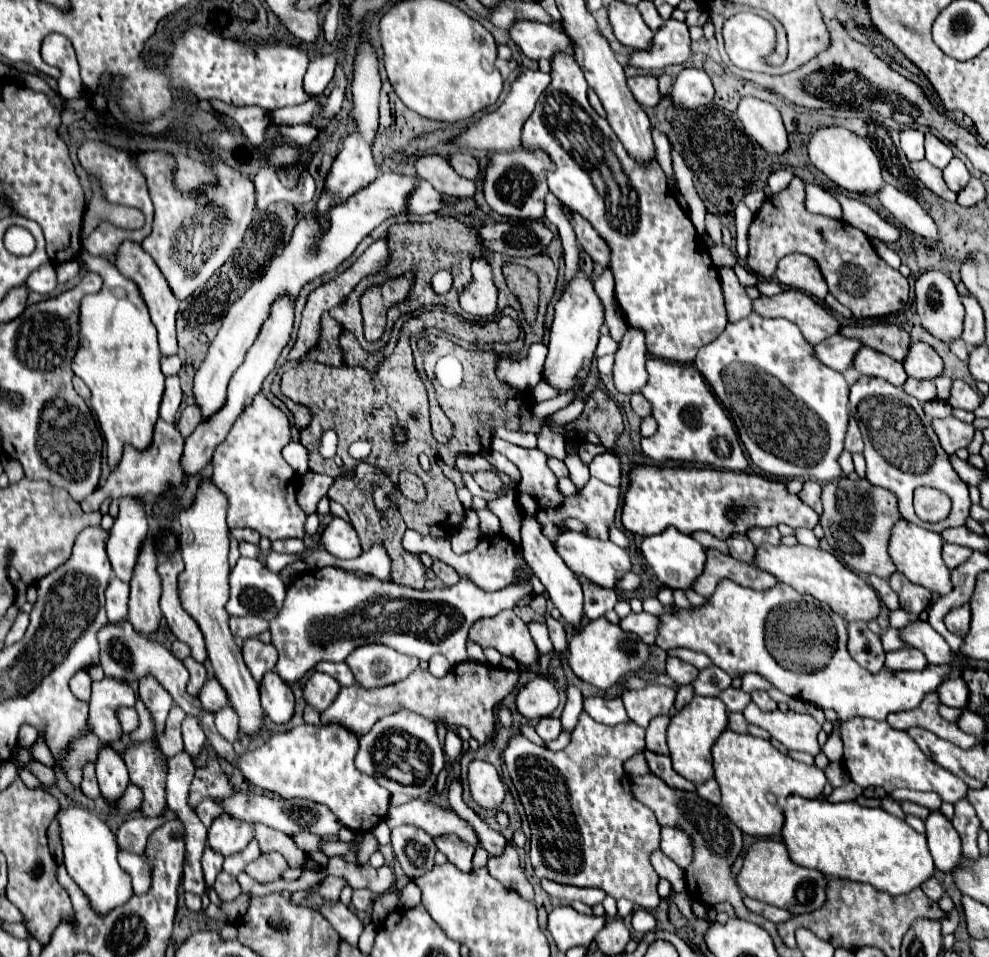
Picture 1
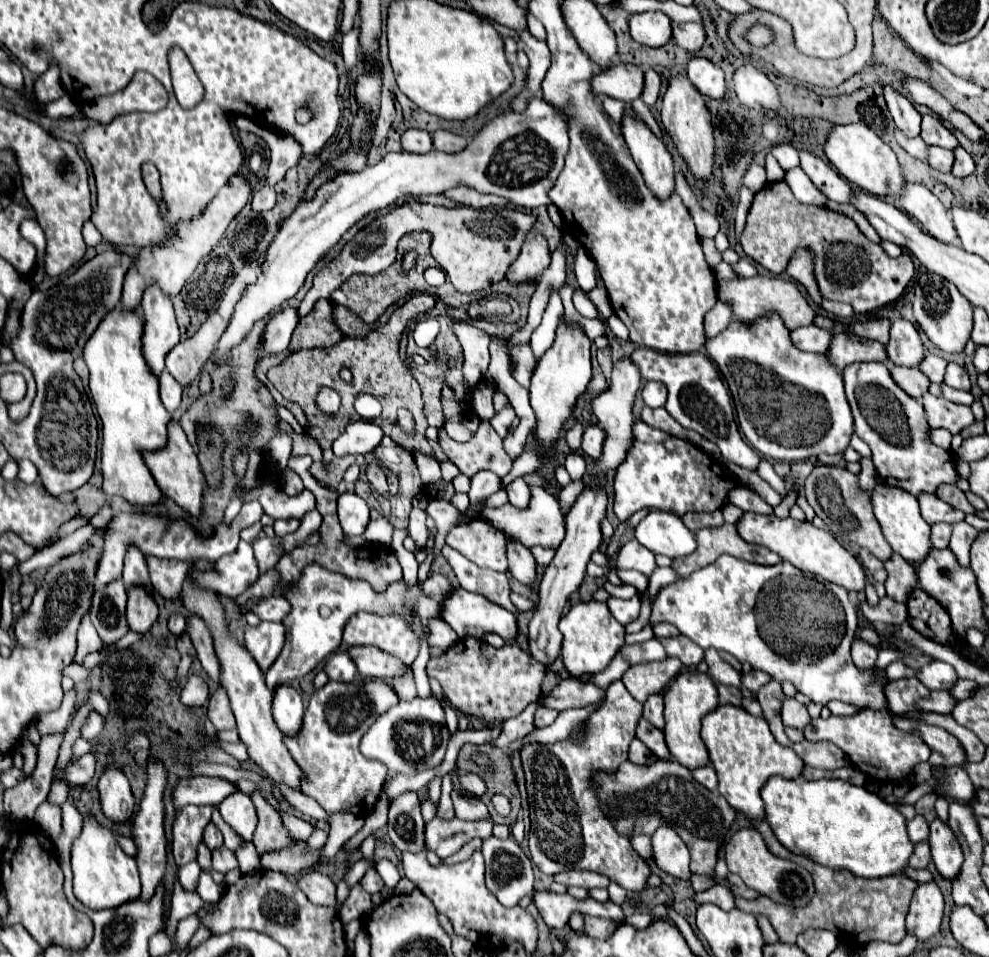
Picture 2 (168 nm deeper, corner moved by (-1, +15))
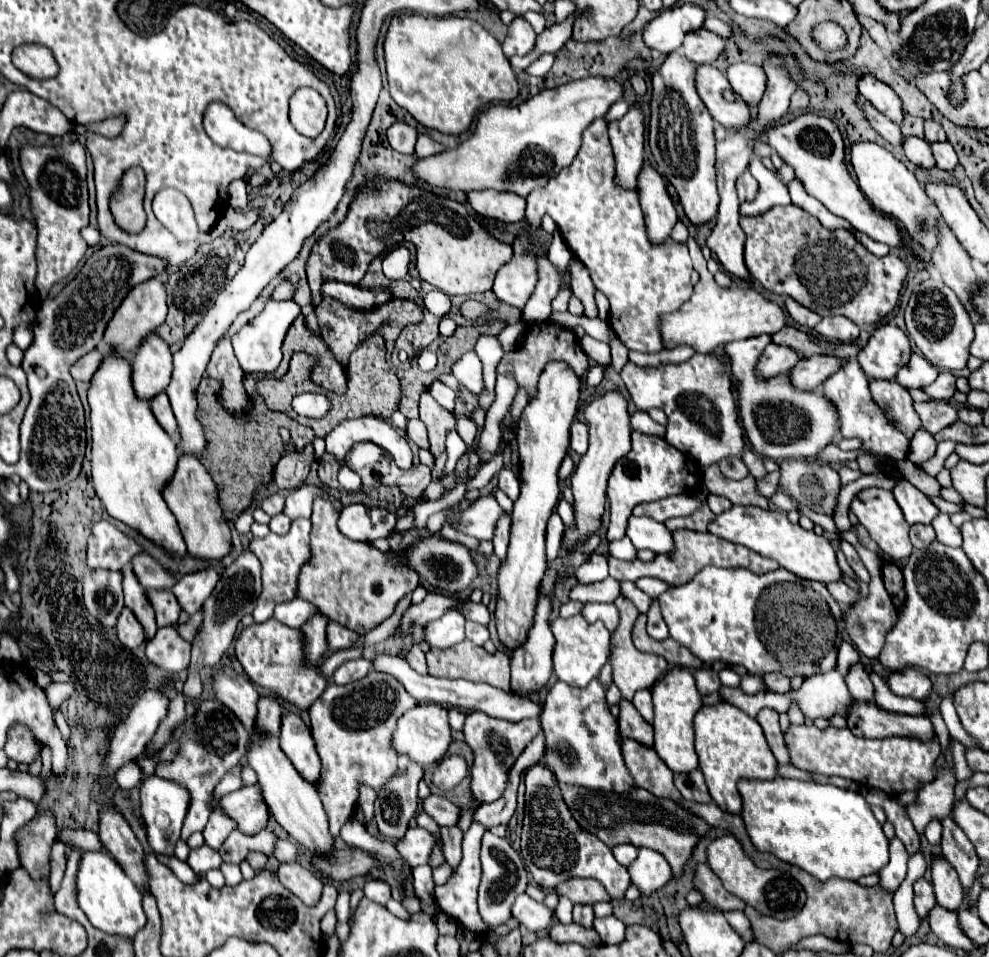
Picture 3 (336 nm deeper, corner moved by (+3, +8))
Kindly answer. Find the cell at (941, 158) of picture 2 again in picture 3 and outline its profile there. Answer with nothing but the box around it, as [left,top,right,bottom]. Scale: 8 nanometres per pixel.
[902,136,934,168]

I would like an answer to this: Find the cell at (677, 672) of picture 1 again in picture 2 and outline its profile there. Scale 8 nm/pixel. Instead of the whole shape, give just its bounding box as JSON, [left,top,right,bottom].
[660,635,704,667]

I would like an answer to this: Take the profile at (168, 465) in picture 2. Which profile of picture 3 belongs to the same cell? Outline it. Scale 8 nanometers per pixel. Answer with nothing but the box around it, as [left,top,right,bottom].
[164,456,232,560]

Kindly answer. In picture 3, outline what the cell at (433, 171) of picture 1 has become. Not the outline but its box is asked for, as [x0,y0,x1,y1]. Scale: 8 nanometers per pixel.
[388,122,418,154]

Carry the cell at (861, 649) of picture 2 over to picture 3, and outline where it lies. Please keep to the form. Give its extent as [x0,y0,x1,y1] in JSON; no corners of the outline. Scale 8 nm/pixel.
[846,664,874,702]

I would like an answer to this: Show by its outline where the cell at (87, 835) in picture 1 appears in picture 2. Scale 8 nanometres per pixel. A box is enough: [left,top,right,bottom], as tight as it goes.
[72,815,140,911]

